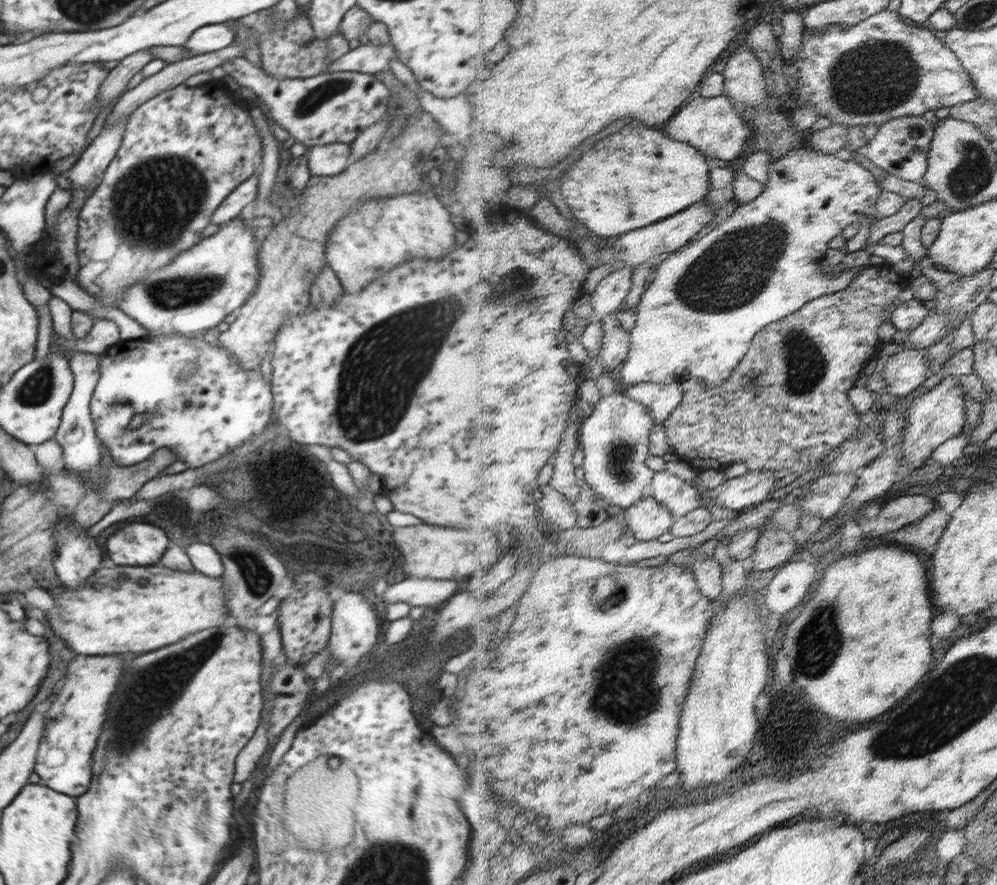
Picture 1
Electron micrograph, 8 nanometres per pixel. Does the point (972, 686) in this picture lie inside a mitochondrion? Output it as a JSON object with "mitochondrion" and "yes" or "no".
{"mitochondrion":"yes"}

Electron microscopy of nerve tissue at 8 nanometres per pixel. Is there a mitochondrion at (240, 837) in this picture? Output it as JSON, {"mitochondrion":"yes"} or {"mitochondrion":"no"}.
{"mitochondrion":"no"}

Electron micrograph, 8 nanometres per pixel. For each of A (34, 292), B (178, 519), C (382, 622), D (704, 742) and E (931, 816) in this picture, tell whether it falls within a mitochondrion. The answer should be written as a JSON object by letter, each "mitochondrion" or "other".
{"A":"other","B":"other","C":"other","D":"other","E":"other"}

